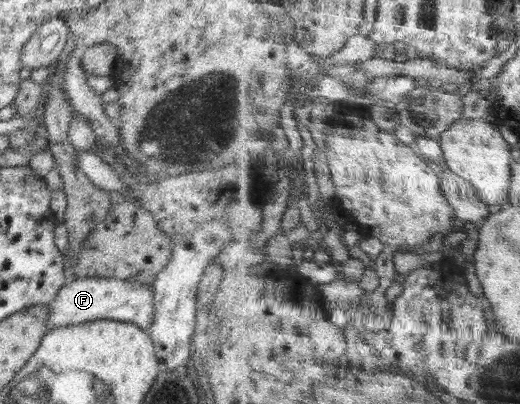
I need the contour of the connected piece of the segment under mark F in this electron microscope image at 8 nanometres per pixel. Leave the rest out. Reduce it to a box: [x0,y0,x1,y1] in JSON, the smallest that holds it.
[47,278,154,331]

